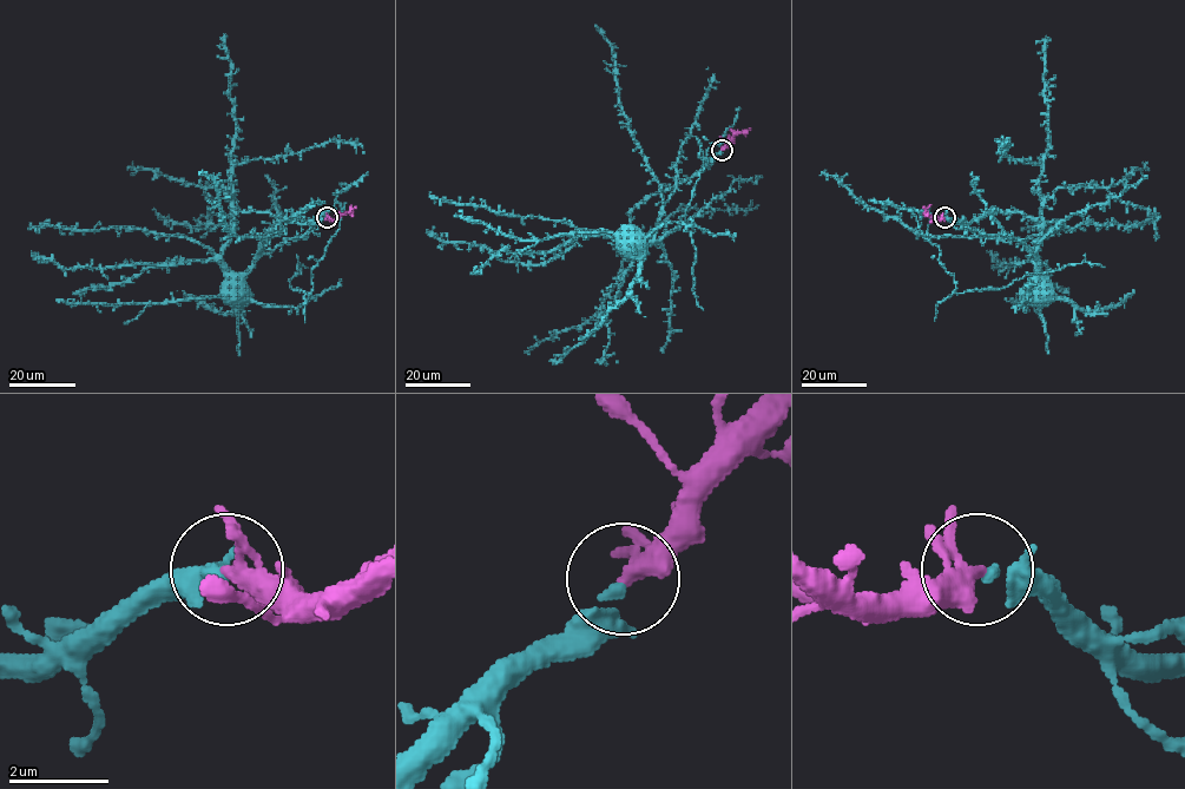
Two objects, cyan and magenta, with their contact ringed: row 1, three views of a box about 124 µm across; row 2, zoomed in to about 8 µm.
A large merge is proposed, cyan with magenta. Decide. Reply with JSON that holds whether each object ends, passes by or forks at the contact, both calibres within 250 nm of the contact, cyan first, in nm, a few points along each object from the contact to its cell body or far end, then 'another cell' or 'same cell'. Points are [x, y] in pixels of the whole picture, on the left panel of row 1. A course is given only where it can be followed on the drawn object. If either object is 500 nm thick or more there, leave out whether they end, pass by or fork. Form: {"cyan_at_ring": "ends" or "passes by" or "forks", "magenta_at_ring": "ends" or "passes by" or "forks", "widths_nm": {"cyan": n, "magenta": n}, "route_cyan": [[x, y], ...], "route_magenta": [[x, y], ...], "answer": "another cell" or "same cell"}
{"cyan_at_ring": "ends", "magenta_at_ring": "passes by", "widths_nm": {"cyan": 190, "magenta": 320}, "route_cyan": [[327, 218], [315, 223], [297, 223], [267, 212], [235, 211], [222, 262], [234, 278], [234, 290]], "route_magenta": [[327, 217], [336, 219], [356, 206]], "answer": "same cell"}

